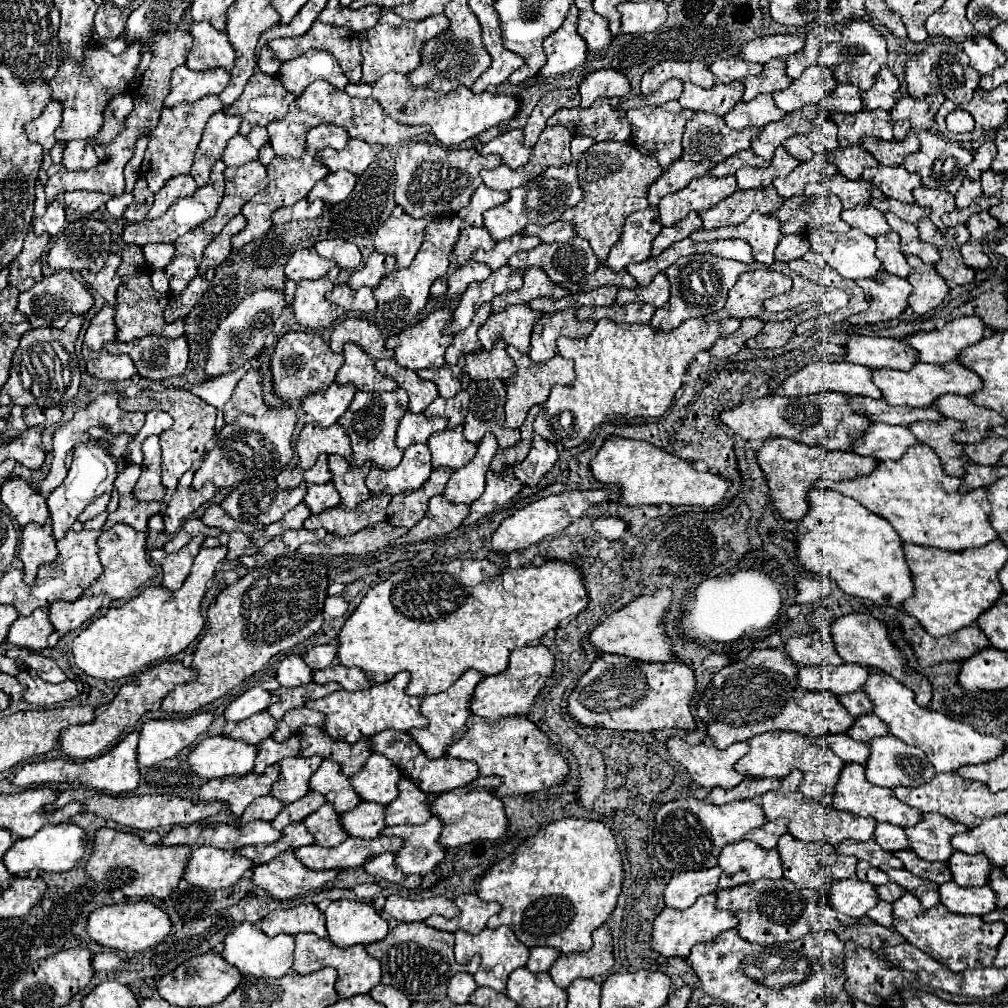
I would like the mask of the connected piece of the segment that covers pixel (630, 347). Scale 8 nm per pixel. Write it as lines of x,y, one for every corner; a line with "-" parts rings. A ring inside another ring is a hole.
602,319
586,339
560,337
558,351
562,357
574,361
578,377
570,386
552,388
534,421
534,431
562,449
574,449
590,437
594,427
612,417
622,415
634,419
664,415
676,391
682,387
682,375
694,355
710,349
720,337
732,335
738,327
738,319
722,319
716,323
688,319
678,329
662,333
650,325
618,325
-
564,415
568,415
568,419

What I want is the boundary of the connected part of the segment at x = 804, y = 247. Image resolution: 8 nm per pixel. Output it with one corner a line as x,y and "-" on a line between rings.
784,235
776,247
776,261
792,261
792,259
800,259
810,251
810,243
808,239
804,239
802,235

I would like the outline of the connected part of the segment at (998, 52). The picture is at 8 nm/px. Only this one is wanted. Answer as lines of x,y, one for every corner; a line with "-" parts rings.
972,35
964,41
964,53
970,57
970,65
980,73
992,73
1006,61
1006,53
994,45
986,35

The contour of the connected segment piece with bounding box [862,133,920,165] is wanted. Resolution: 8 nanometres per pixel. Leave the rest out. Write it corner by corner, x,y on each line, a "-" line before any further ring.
914,133
904,141
880,141
880,139
864,139
862,147
874,155
882,165
904,165
910,153
916,153
920,143

